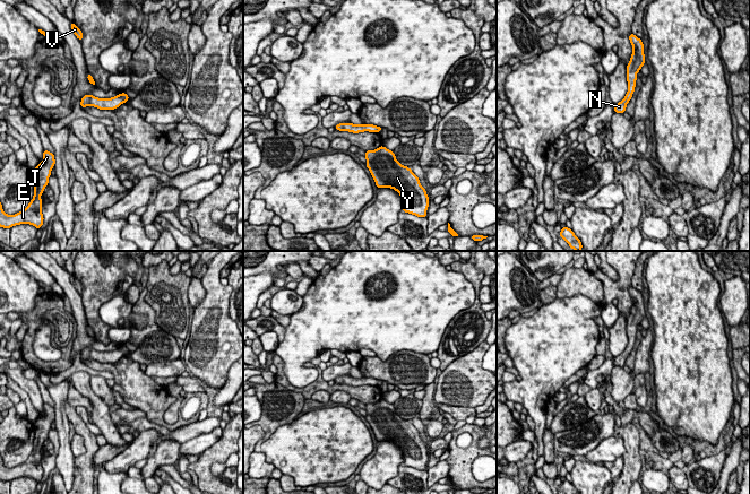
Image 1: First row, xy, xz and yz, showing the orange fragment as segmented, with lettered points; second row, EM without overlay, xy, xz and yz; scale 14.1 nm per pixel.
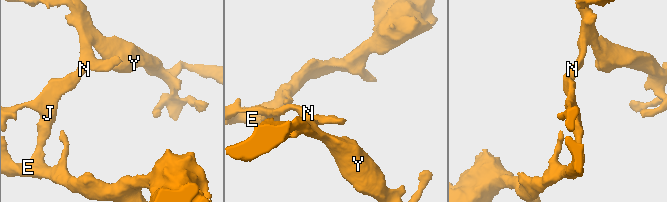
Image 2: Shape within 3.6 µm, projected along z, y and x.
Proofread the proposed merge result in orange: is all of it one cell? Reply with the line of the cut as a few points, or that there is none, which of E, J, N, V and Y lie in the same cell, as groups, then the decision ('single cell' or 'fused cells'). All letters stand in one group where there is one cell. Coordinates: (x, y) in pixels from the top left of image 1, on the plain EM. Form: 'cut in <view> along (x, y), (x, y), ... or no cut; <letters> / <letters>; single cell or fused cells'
no cut; E J N V Y; single cell

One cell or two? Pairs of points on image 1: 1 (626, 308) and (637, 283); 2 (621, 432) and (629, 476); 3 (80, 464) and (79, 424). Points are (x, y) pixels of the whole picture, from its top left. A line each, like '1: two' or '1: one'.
1: two
2: one
3: one

